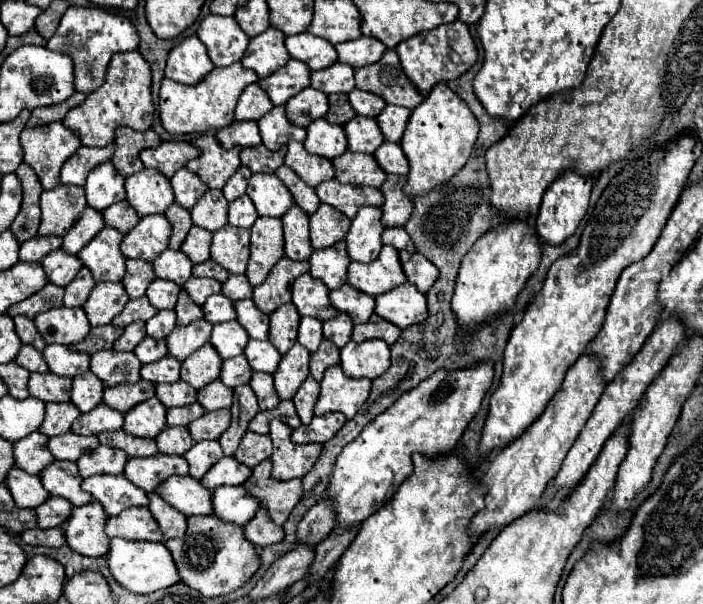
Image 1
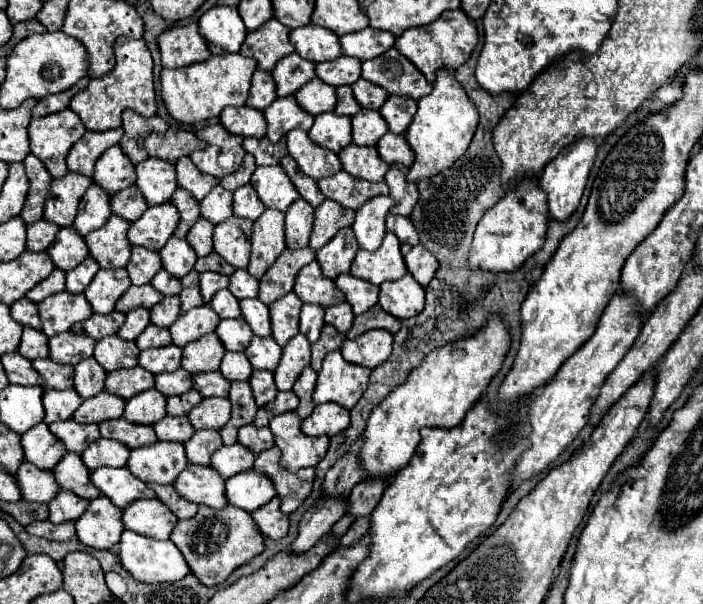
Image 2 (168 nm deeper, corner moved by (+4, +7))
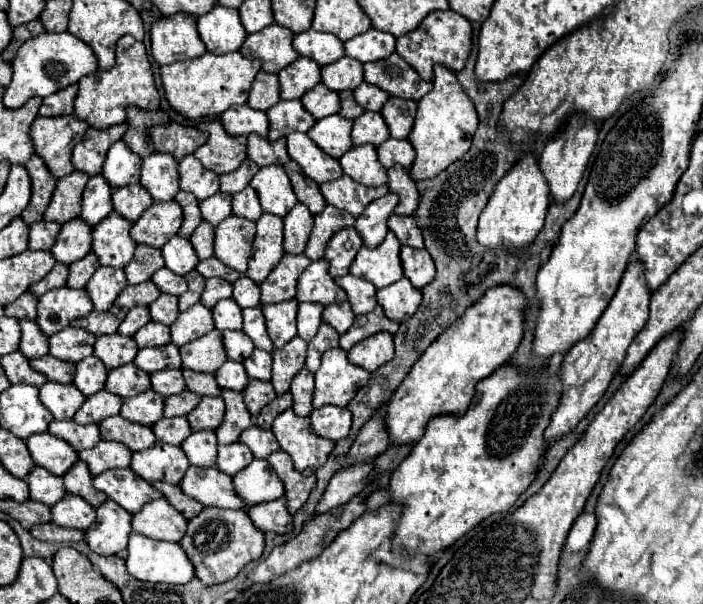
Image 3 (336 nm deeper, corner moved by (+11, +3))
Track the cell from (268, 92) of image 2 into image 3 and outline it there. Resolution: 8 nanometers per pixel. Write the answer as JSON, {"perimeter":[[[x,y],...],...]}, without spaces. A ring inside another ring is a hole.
{"perimeter":[[[258,72],[252,88],[250,88],[250,98],[248,106],[254,110],[268,110],[280,100],[280,90],[278,90],[278,76],[268,74],[268,72]]]}

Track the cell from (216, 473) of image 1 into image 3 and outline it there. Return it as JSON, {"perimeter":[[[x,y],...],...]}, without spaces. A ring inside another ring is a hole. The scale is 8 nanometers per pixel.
{"perimeter":[[[240,442],[228,444],[228,446],[218,446],[218,462],[216,462],[216,466],[222,472],[226,472],[228,476],[234,476],[236,472],[240,472],[252,460],[254,460],[252,452],[244,444],[240,444]]]}

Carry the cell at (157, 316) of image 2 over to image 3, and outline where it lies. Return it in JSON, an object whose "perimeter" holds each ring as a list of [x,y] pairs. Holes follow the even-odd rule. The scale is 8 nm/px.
{"perimeter":[[[160,294],[160,298],[150,304],[150,318],[154,322],[166,324],[166,326],[170,326],[178,318],[178,312],[180,310],[178,310],[178,298],[176,296]]]}

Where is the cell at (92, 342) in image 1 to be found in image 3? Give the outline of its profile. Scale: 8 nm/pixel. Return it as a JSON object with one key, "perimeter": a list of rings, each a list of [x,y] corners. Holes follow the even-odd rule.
{"perimeter":[[[90,312],[86,316],[86,330],[92,332],[94,336],[114,334],[118,326],[120,326],[120,320],[110,312]]]}

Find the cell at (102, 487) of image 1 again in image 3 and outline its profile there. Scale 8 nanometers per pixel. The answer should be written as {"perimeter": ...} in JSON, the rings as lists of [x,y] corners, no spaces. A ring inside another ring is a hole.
{"perimeter":[[[130,468],[106,470],[94,476],[94,488],[104,492],[110,500],[120,504],[130,514],[140,512],[146,502],[160,498],[160,492],[152,488],[146,480],[140,480]]]}

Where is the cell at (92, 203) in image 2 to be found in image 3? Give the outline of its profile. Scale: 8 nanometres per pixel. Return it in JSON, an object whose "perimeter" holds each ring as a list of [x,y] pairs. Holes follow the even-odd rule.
{"perimeter":[[[100,174],[92,176],[84,188],[84,194],[82,194],[80,220],[94,228],[110,212],[112,212],[112,188]]]}

